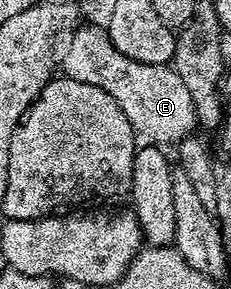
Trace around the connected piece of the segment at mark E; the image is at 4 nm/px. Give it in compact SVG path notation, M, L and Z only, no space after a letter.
M83 26L71 33L70 50L60 58L60 68L65 77L102 88L126 113L137 135L151 143L160 146L178 144L195 131L193 128L198 123L194 102L175 67L131 60L114 47L105 27Z

